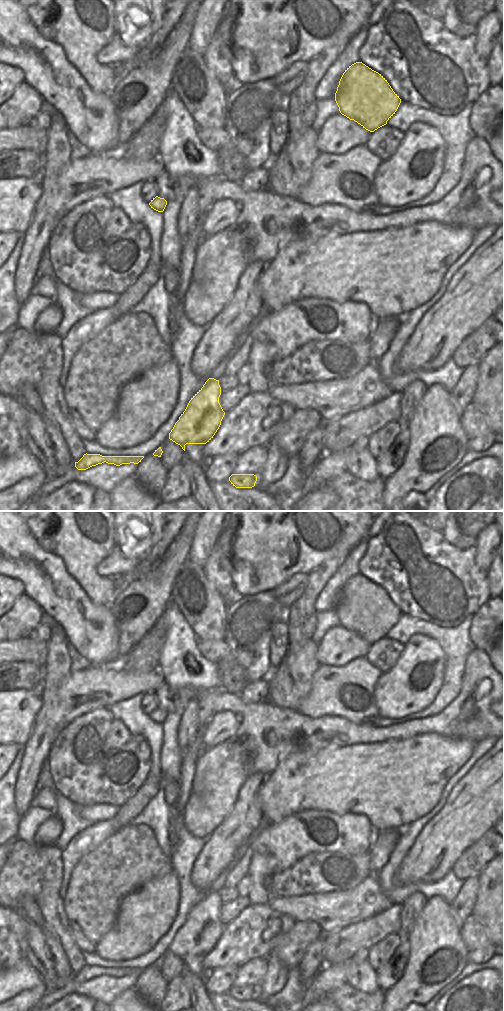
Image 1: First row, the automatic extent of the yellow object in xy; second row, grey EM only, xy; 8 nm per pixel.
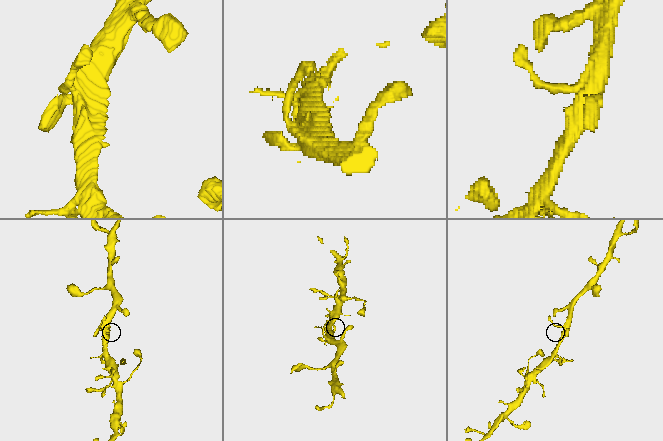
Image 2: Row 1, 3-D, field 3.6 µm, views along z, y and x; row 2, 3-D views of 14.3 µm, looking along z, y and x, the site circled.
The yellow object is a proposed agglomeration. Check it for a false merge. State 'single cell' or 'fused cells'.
fused cells

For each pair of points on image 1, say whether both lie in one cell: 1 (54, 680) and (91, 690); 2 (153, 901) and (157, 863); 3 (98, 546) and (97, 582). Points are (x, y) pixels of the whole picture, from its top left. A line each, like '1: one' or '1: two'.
1: two
2: two
3: one

